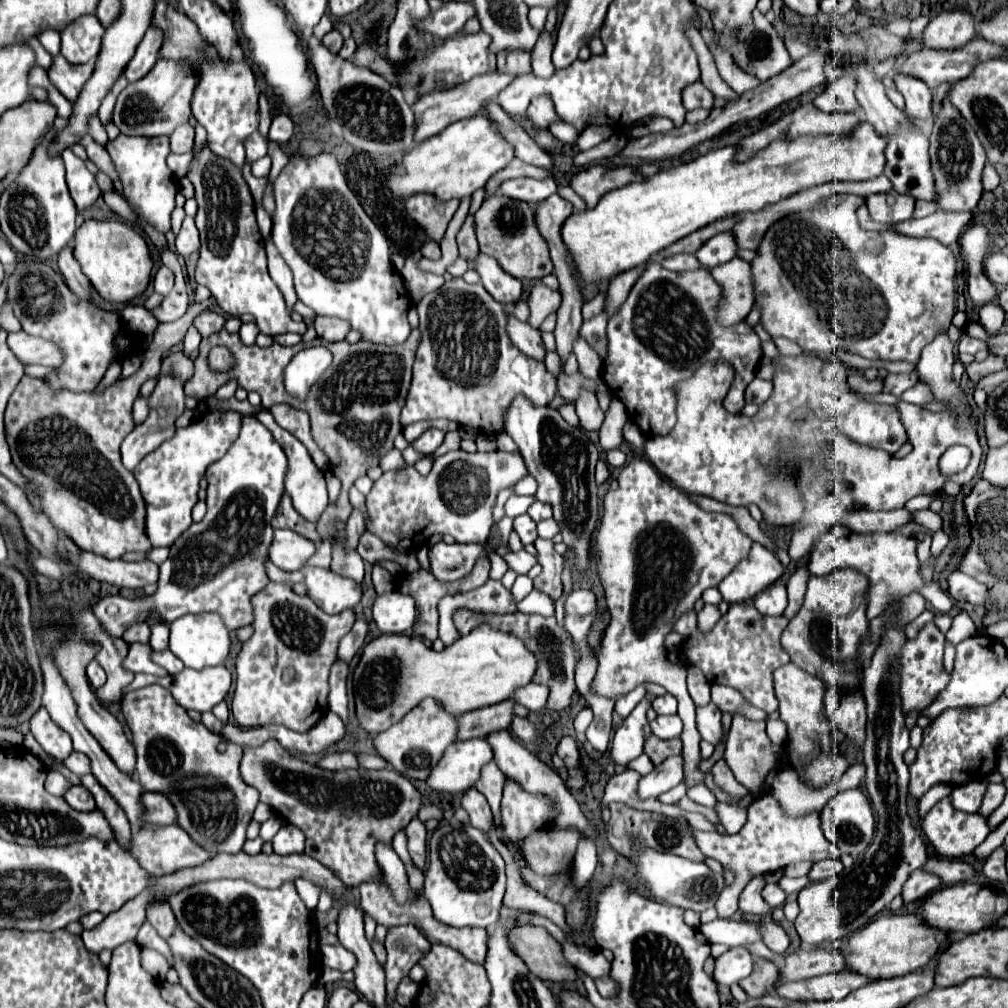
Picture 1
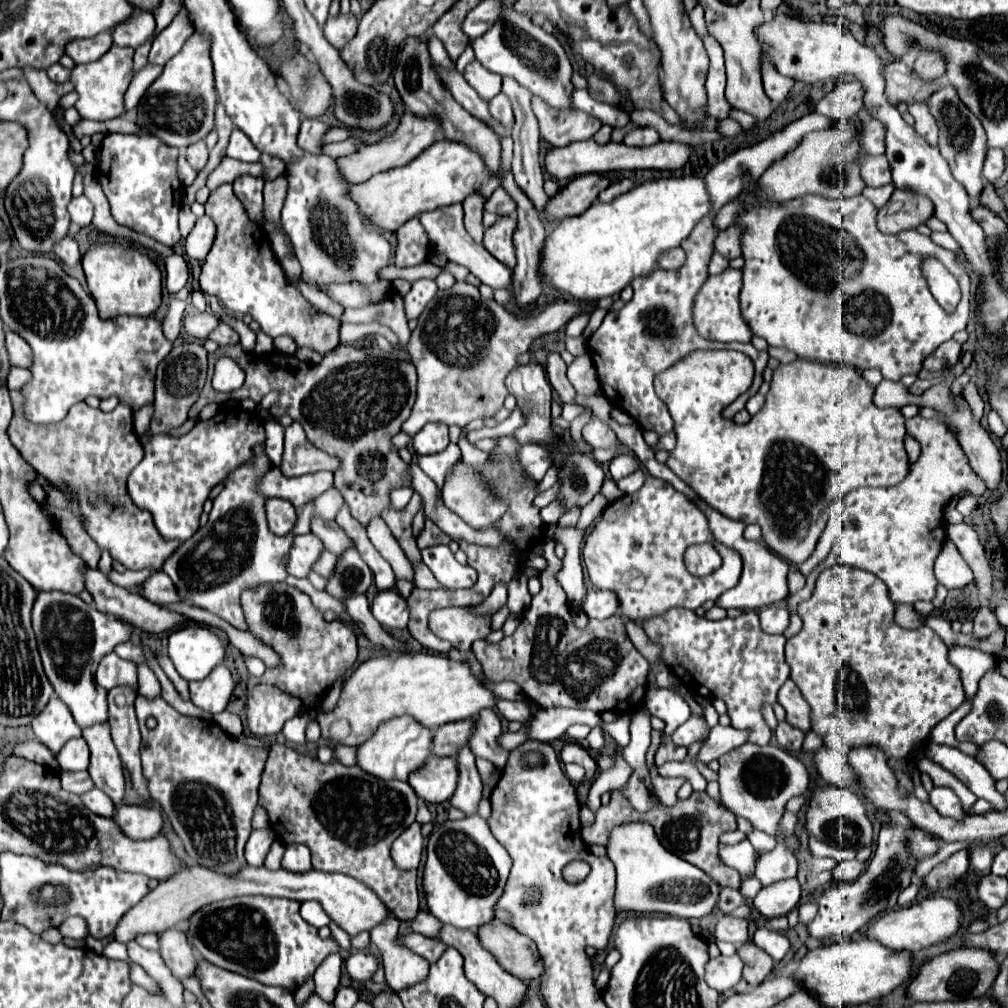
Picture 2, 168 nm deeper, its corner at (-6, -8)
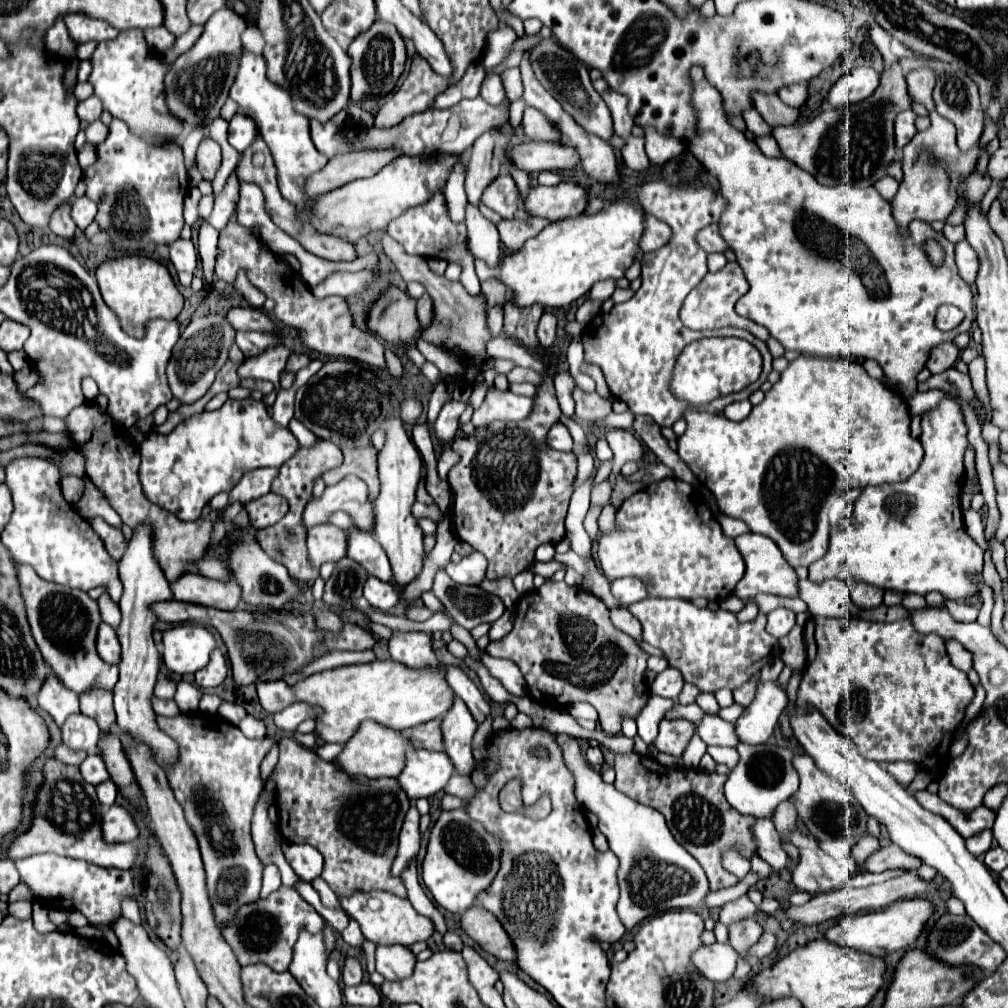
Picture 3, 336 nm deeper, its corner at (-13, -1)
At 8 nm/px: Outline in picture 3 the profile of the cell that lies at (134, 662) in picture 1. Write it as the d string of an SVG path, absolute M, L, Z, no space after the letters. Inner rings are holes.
M158 679L154 687L154 695L160 699L172 699L176 691L176 683L172 679Z

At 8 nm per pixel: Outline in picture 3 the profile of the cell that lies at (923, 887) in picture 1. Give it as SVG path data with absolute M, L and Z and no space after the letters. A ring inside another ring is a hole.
M982 831L980 835L974 835L970 839L966 839L966 849L972 853L972 855L984 855L992 845L992 831Z

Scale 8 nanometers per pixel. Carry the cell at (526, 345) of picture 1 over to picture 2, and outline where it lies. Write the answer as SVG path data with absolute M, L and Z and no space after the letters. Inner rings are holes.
M557 352L549 354L545 370L547 370L547 378L549 378L553 390L559 394L561 402L563 404L575 404L575 390L573 390L569 378L565 374L567 372L567 364L563 362L563 358Z

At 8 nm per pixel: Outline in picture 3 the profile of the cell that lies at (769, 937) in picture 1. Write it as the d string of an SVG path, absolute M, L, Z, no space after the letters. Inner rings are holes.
M766 931L762 937L760 937L760 941L756 943L756 947L752 947L752 955L754 957L758 957L758 959L764 959L764 957L768 957L772 951L776 949L776 935L772 935L770 931Z

